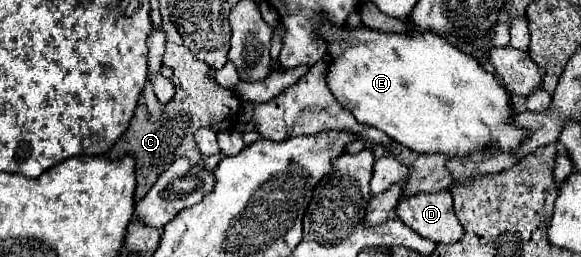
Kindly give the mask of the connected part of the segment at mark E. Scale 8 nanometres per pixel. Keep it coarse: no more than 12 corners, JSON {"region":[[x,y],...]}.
{"region":[[323,22],[327,84],[417,154],[515,154],[511,96],[439,34]]}

